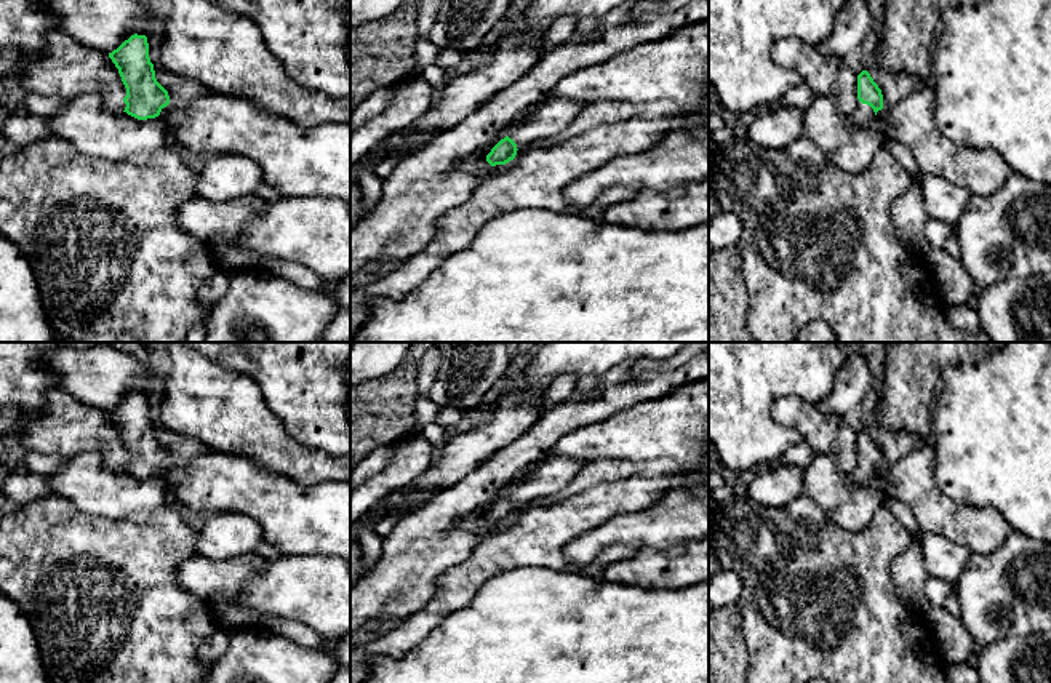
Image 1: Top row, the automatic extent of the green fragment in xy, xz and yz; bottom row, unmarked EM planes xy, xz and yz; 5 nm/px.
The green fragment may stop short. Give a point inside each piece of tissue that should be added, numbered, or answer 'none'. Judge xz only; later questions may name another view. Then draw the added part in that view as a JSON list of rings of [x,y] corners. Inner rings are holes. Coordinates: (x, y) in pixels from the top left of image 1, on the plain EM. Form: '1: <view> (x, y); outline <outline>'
1: xz (555, 474); outline [[[553,456],[534,473],[525,477],[507,494],[518,509],[536,505],[539,499],[560,493],[584,467],[584,464],[566,456]]]

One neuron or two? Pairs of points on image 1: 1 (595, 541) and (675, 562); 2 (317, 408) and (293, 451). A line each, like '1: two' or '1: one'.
1: two
2: two

